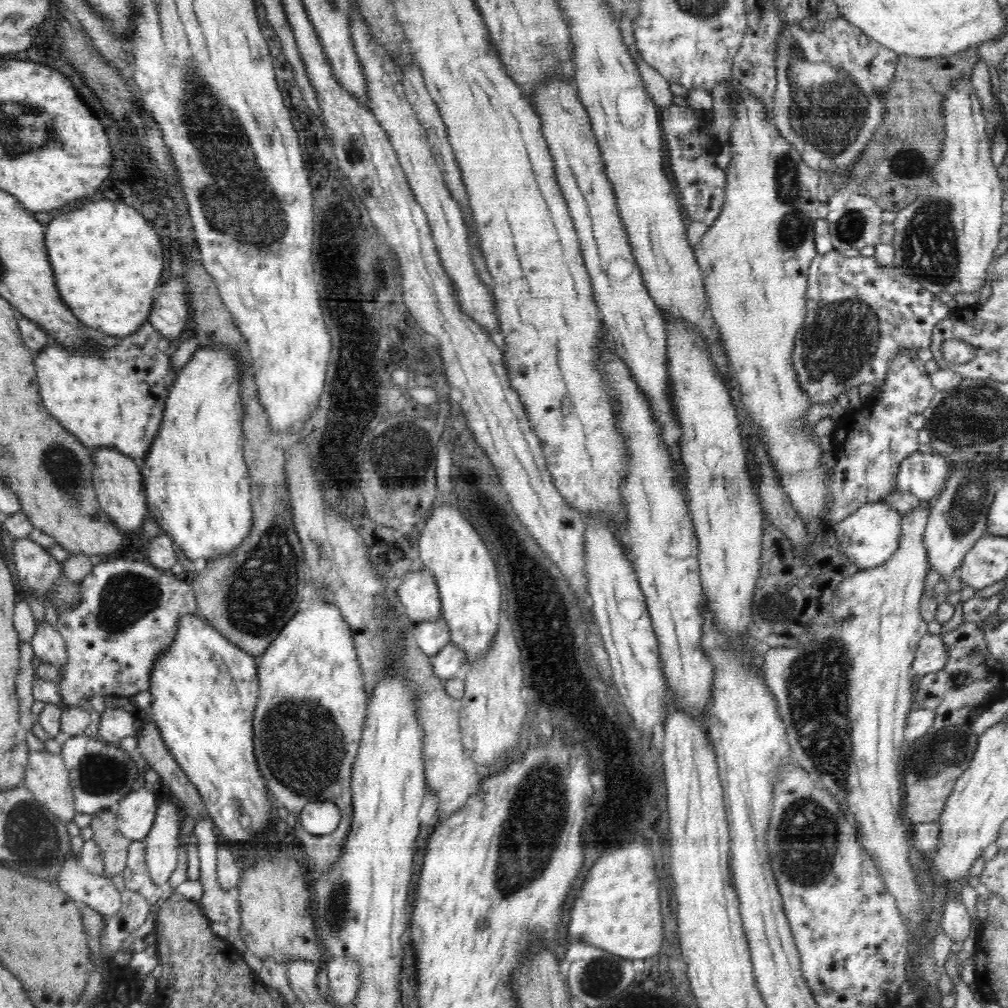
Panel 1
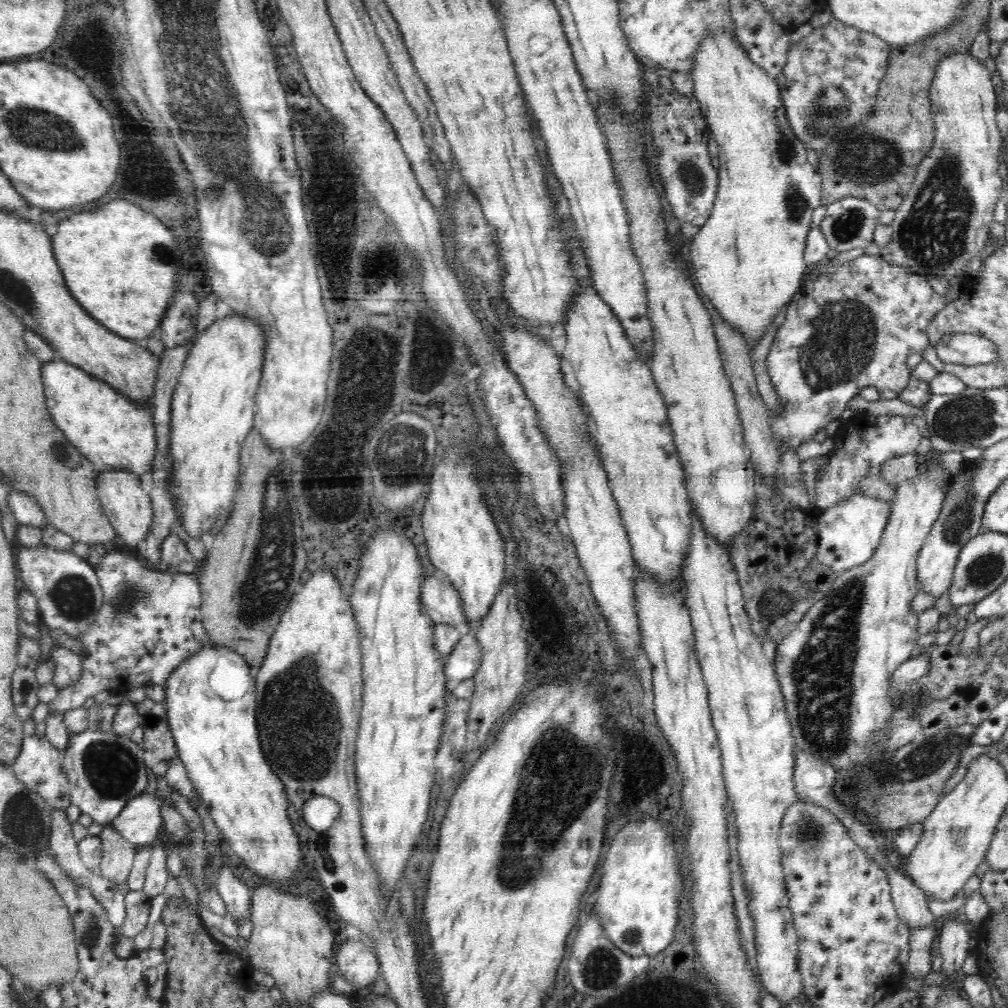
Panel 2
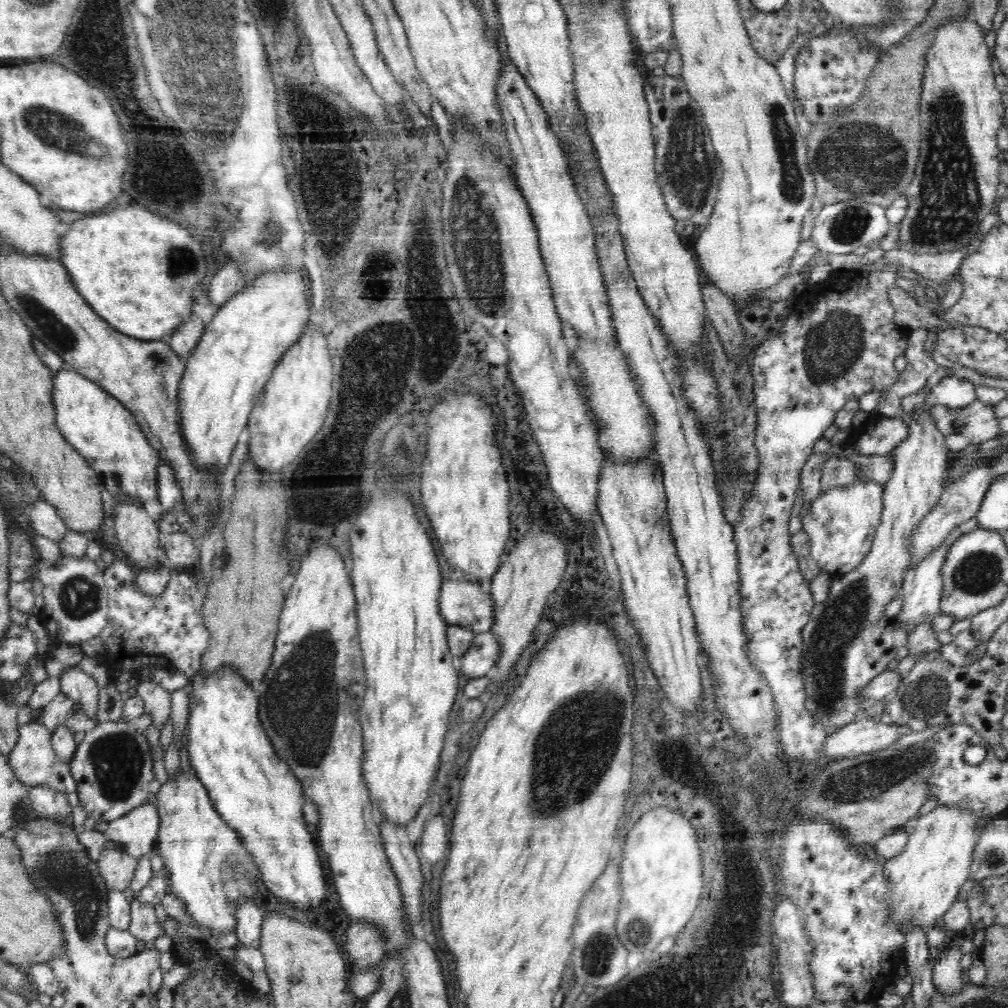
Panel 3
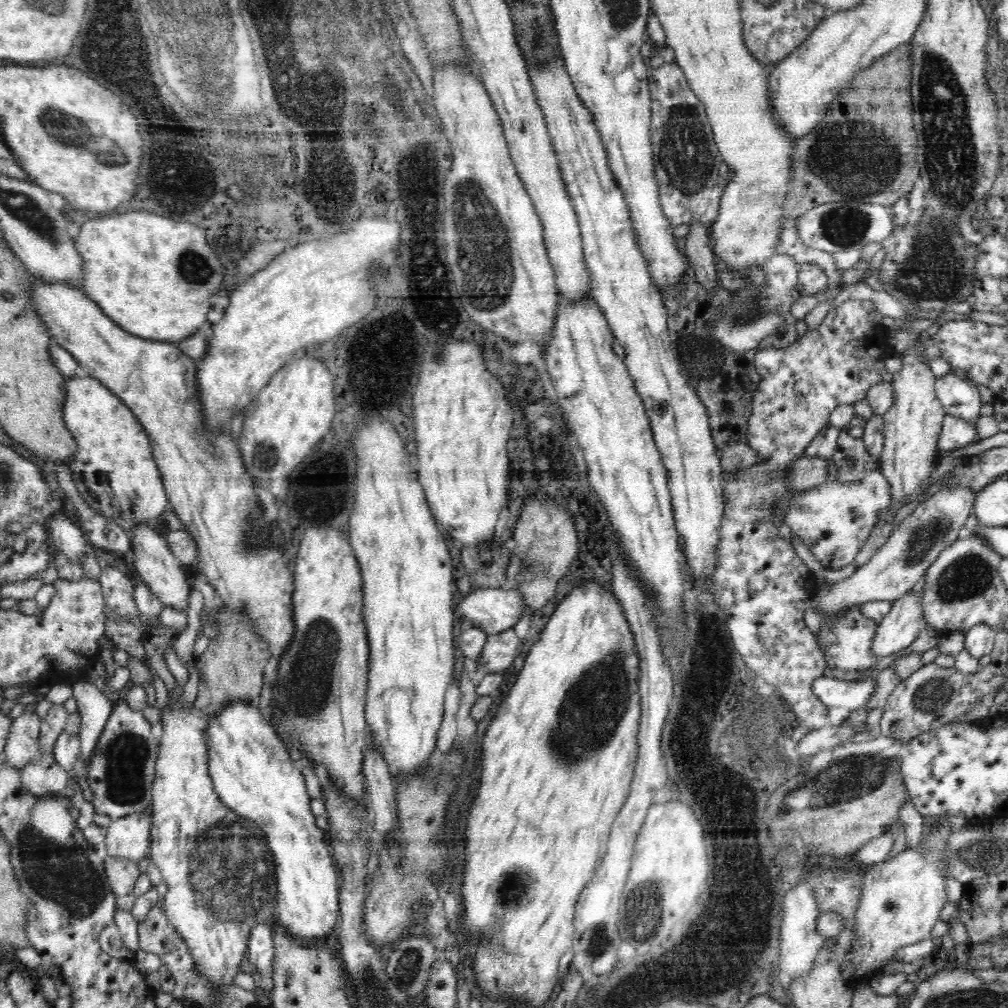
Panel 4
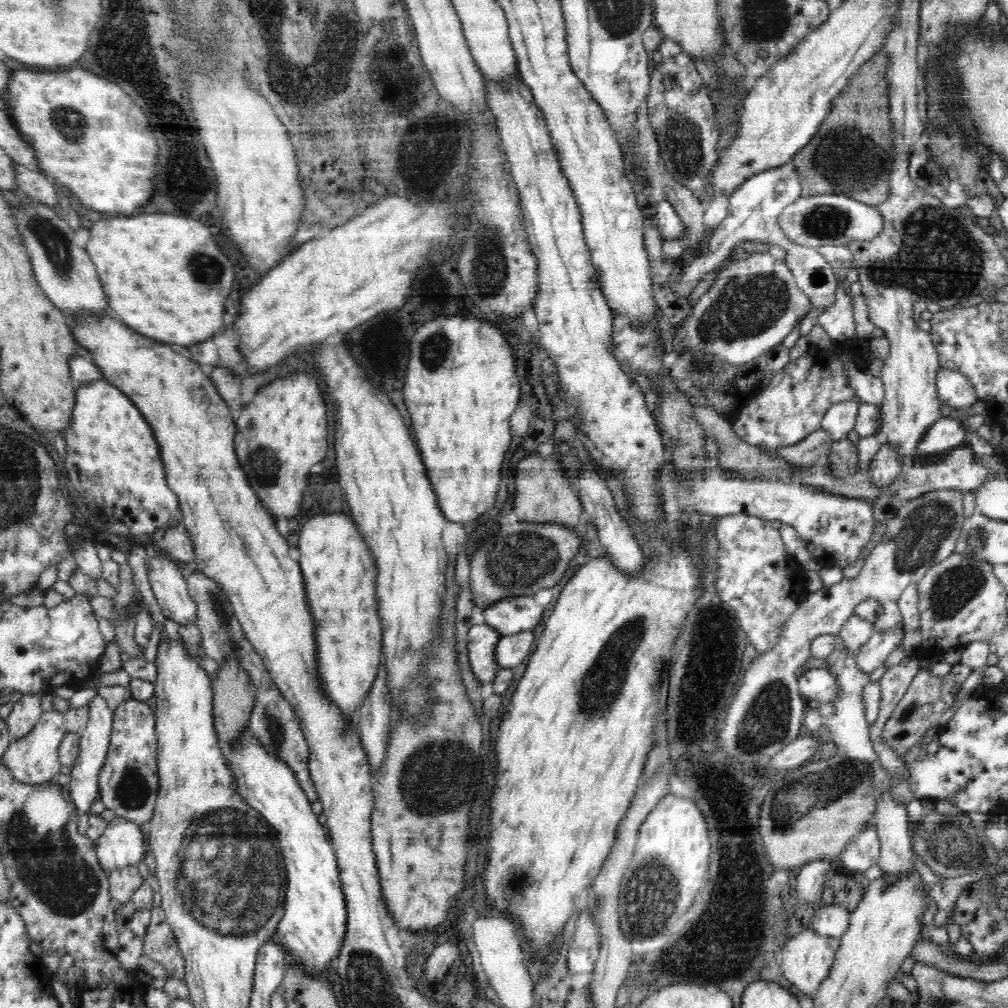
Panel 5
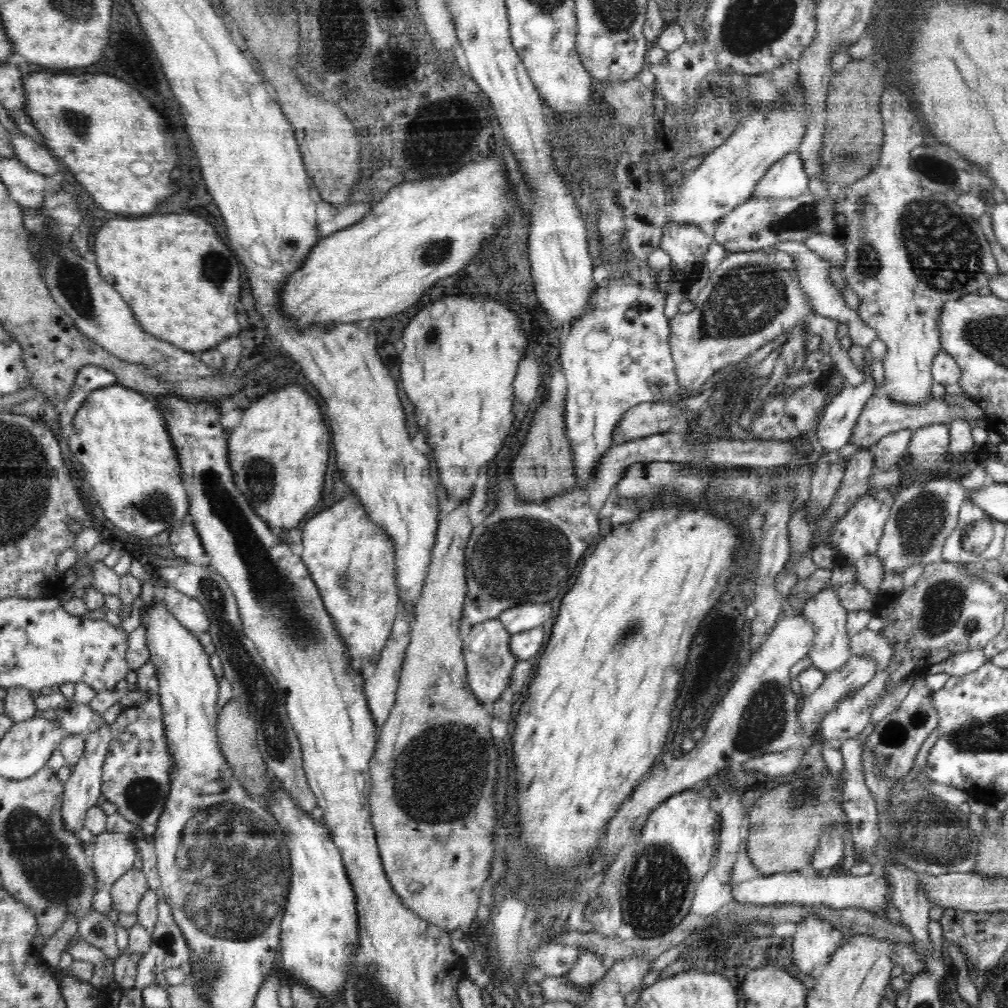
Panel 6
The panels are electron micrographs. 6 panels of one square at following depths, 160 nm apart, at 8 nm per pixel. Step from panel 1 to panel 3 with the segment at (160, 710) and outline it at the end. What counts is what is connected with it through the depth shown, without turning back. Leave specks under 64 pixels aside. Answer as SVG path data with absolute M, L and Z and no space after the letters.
M230 666L220 667L207 677L196 674L189 682L187 716L187 750L195 775L206 787L211 803L228 826L235 830L244 848L251 854L267 890L286 900L289 905L306 912L313 911L326 894L326 873L316 848L316 838L306 831L302 817L304 791L301 782L282 762L259 719L259 698L253 685L240 678Z

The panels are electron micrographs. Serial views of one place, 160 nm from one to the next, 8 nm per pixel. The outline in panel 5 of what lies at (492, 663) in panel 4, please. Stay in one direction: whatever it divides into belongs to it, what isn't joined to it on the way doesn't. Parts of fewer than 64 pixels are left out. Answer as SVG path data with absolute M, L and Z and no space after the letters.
M524 630L508 636L501 635L496 646L496 663L500 669L512 668L524 662L534 648L533 630Z

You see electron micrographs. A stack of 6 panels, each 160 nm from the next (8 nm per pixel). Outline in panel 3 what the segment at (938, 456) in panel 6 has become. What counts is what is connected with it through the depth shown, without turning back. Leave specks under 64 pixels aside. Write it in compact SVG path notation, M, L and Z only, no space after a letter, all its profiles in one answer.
M977 398L957 409L936 403L931 408L931 417L954 455L970 444L980 445L1002 435L994 405Z

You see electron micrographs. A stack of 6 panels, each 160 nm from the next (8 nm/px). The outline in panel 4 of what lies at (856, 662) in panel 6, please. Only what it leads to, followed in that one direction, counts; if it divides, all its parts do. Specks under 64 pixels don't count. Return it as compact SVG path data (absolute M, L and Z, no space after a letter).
M925 577L913 591L893 602L890 612L878 623L872 644L873 656L879 659L908 648L925 625L920 598L924 593Z

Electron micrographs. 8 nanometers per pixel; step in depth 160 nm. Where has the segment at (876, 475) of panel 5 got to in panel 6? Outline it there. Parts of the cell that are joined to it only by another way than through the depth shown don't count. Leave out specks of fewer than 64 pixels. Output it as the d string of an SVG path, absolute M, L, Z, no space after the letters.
M902 428L881 438L869 448L873 455L874 469L878 471L892 471L898 466L902 456L907 453L913 430Z

